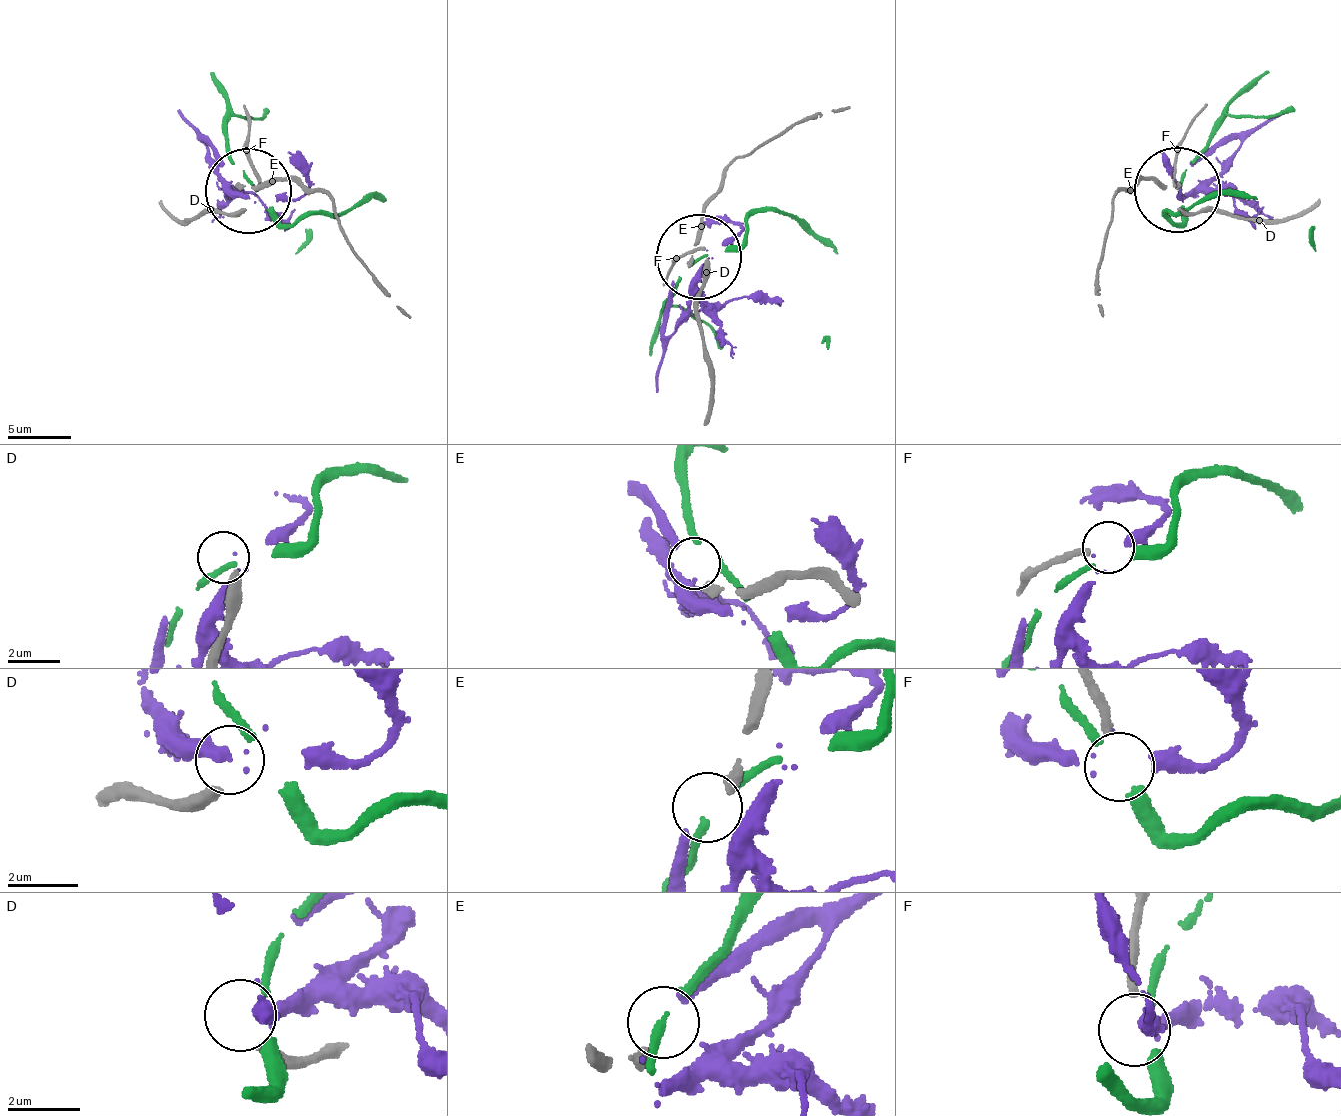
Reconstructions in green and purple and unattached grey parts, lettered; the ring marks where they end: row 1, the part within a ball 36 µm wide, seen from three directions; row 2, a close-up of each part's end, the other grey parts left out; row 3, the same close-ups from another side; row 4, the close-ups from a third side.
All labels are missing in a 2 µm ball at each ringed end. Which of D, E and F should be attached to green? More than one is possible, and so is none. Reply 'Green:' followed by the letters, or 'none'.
Green: none

